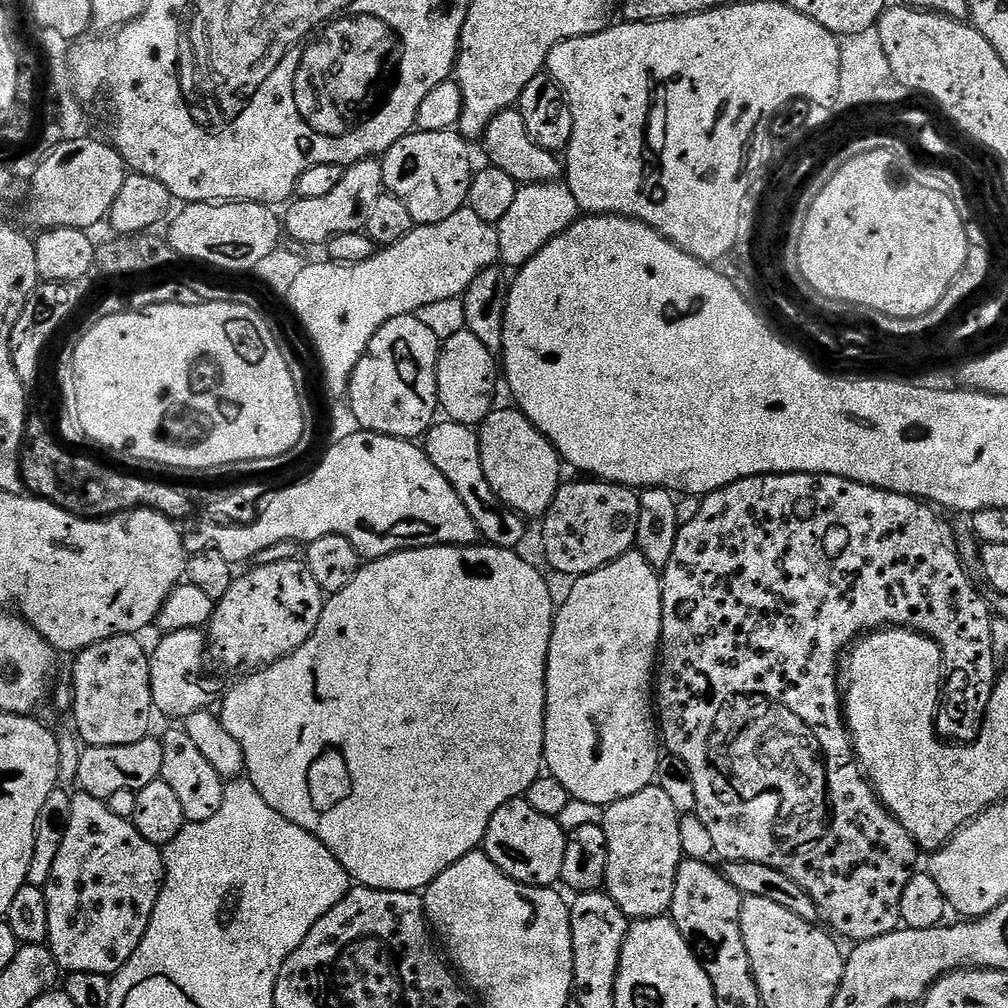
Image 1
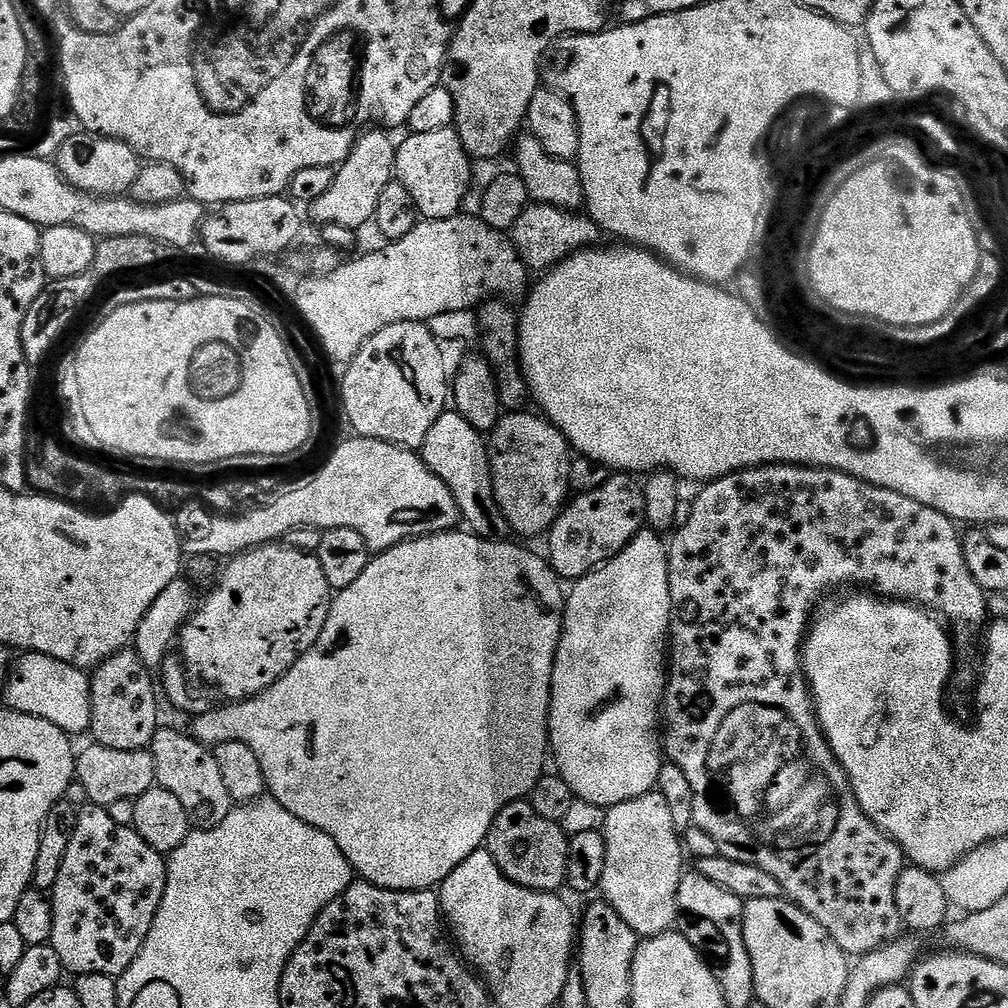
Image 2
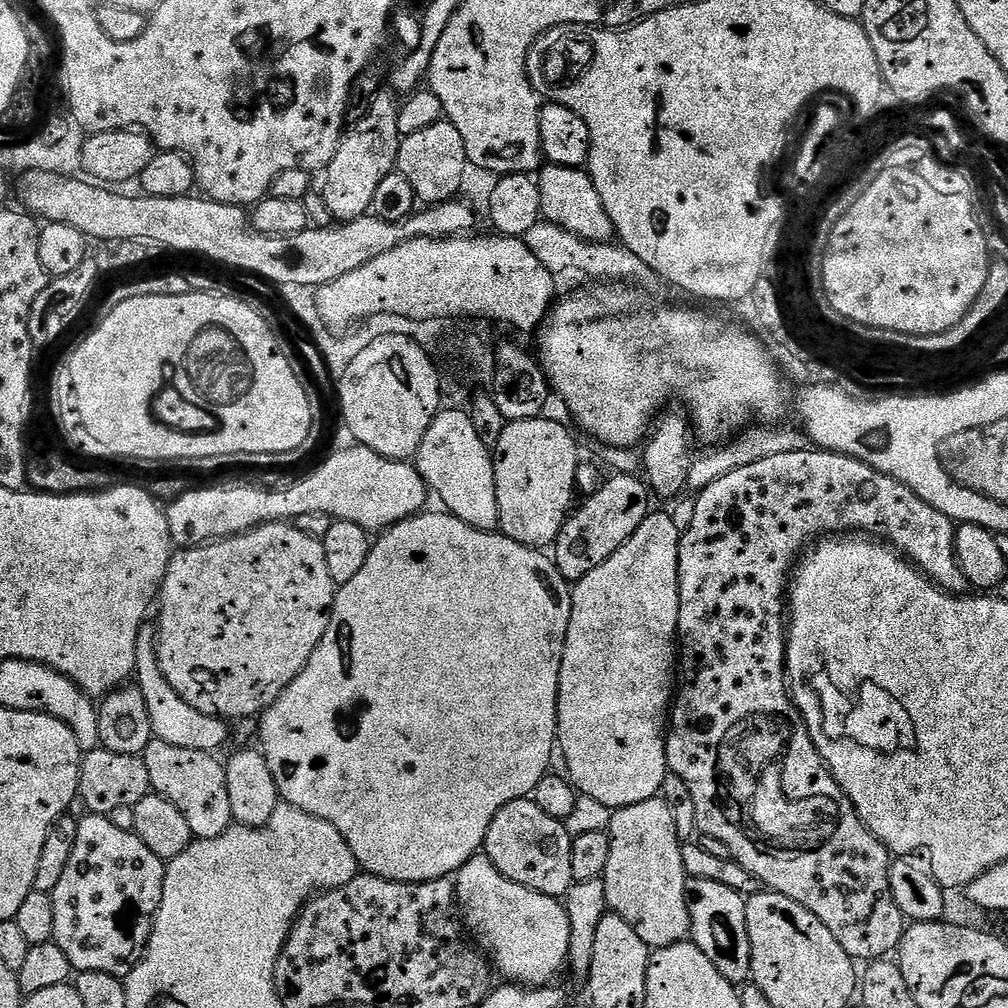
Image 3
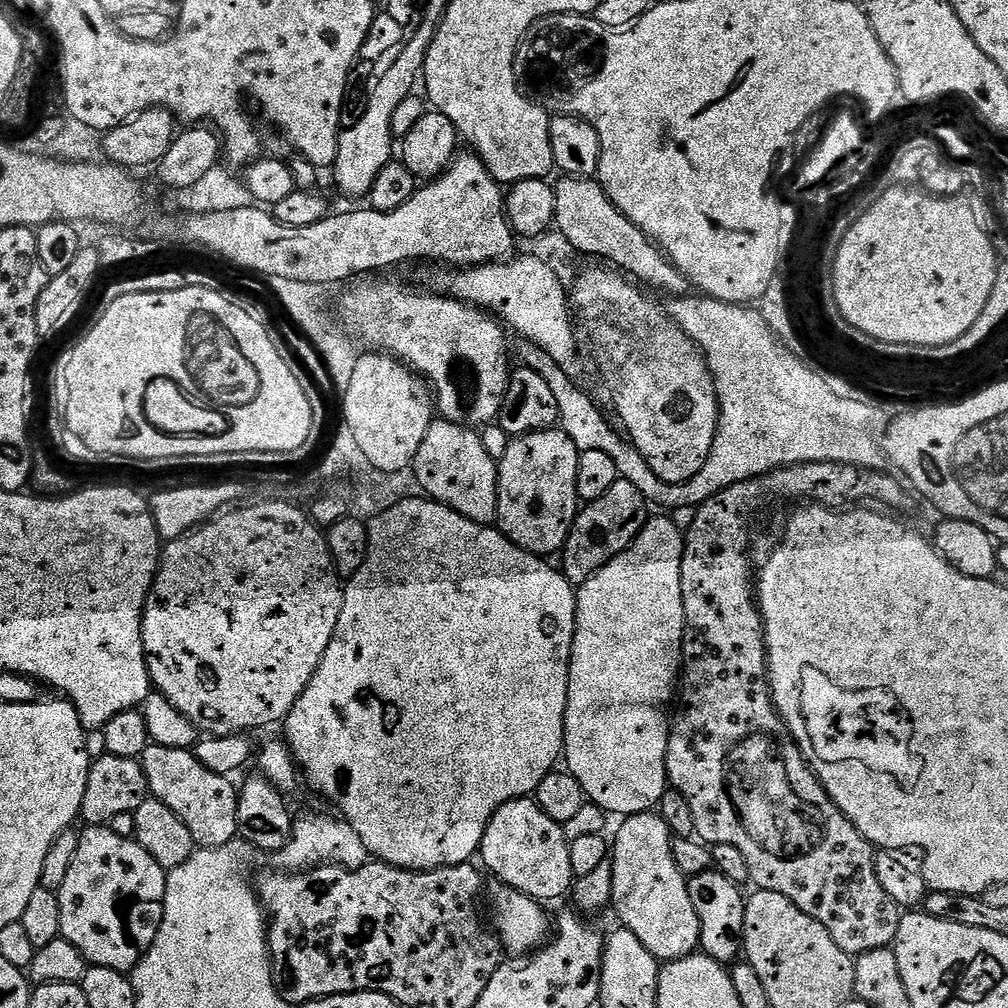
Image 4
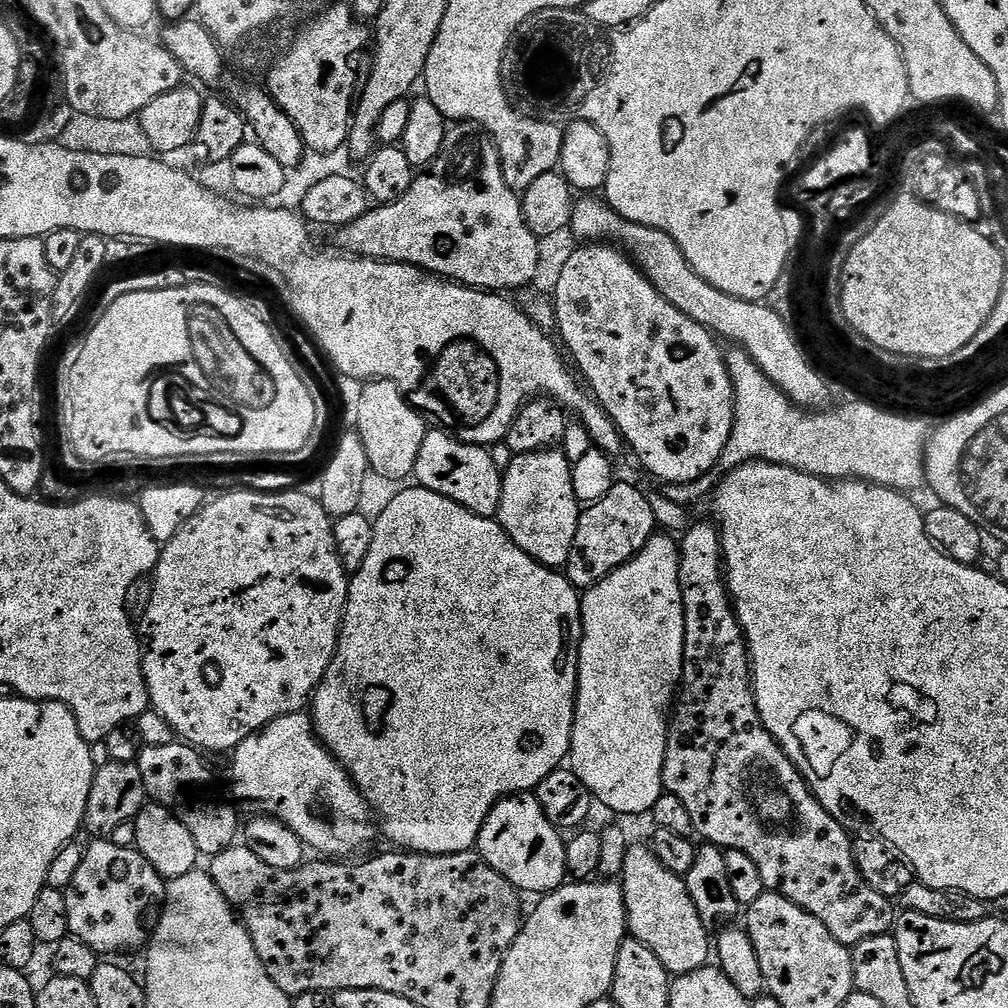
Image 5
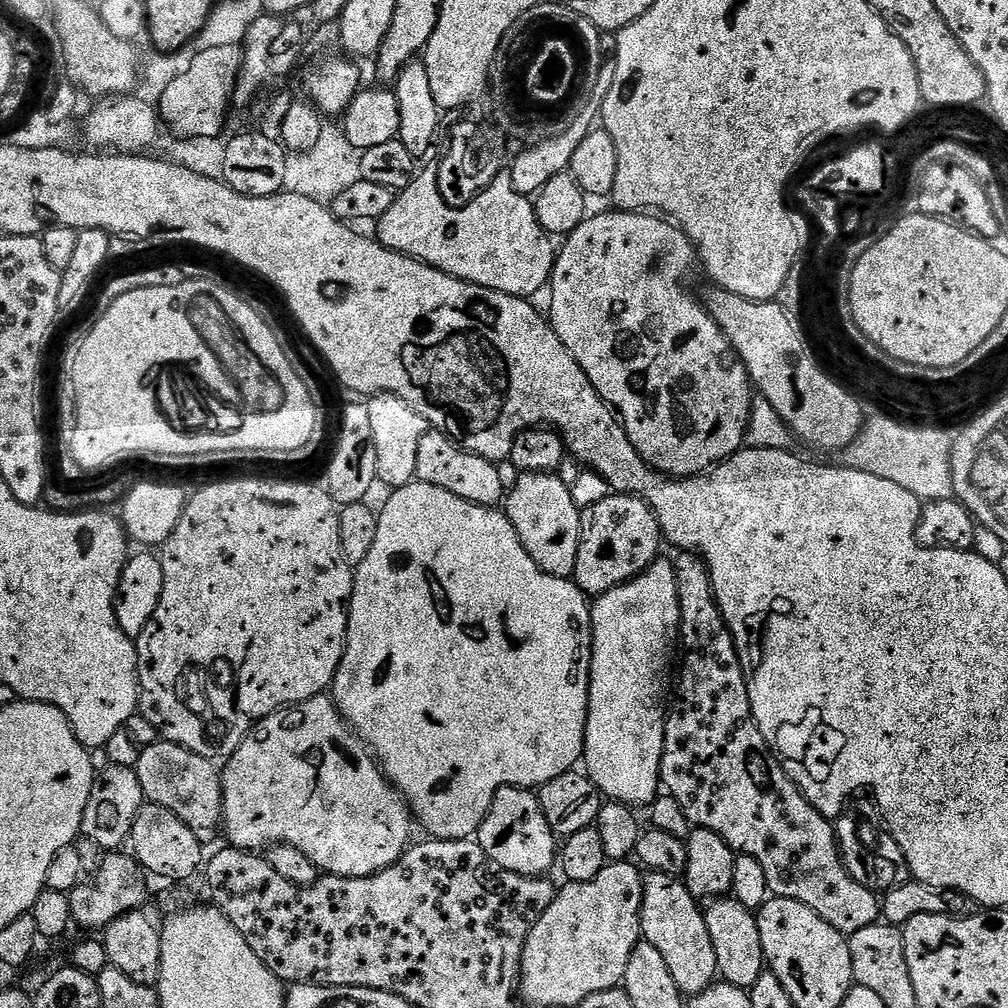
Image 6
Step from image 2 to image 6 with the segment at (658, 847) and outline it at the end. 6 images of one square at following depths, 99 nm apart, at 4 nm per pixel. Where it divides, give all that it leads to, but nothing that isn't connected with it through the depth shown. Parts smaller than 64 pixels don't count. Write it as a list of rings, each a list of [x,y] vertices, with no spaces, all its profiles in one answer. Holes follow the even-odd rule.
[[[648,872],[643,877],[644,893],[640,906],[640,934],[650,946],[658,949],[666,967],[678,986],[678,990],[688,998],[702,994],[717,983],[718,973],[714,958],[714,942],[706,930],[704,914],[697,897],[690,894],[683,879],[667,876],[661,872]]]

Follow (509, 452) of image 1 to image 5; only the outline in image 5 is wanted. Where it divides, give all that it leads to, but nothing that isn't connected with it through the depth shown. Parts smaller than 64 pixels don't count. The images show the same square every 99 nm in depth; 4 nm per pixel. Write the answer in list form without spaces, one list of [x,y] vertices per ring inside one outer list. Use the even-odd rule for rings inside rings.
[[[560,450],[515,455],[509,468],[502,474],[504,482],[502,498],[495,514],[495,519],[499,520],[508,537],[522,551],[530,554],[530,558],[534,558],[540,564],[557,570],[563,569],[570,558],[570,550],[574,546],[574,534],[578,534],[578,522],[582,511],[582,503],[575,496],[571,481],[572,466]]]

